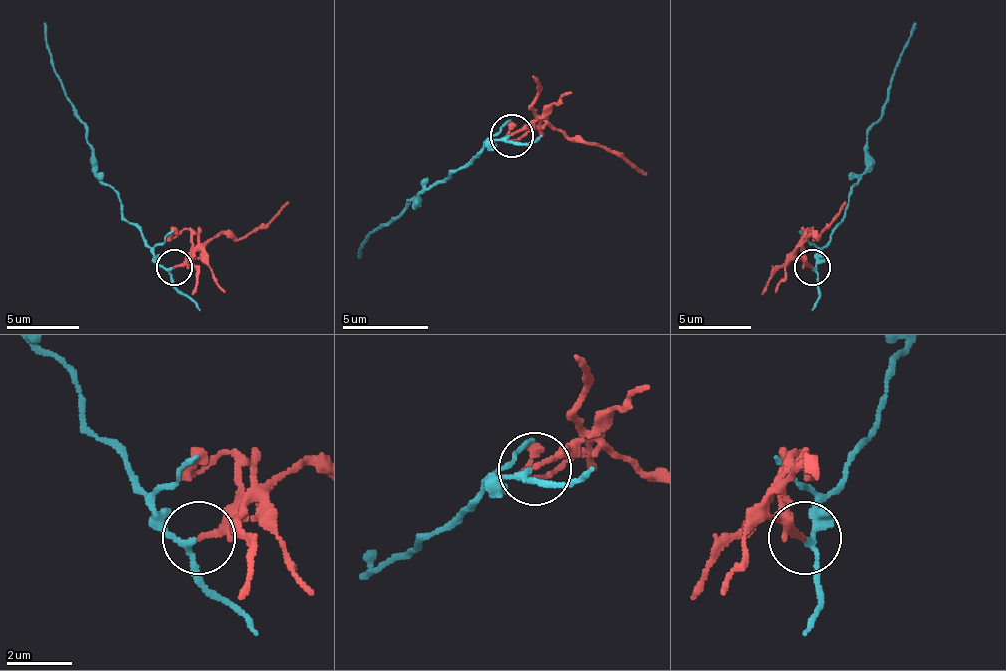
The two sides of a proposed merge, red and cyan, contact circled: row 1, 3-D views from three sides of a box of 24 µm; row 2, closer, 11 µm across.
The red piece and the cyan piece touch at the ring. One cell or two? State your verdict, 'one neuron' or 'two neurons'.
two neurons

